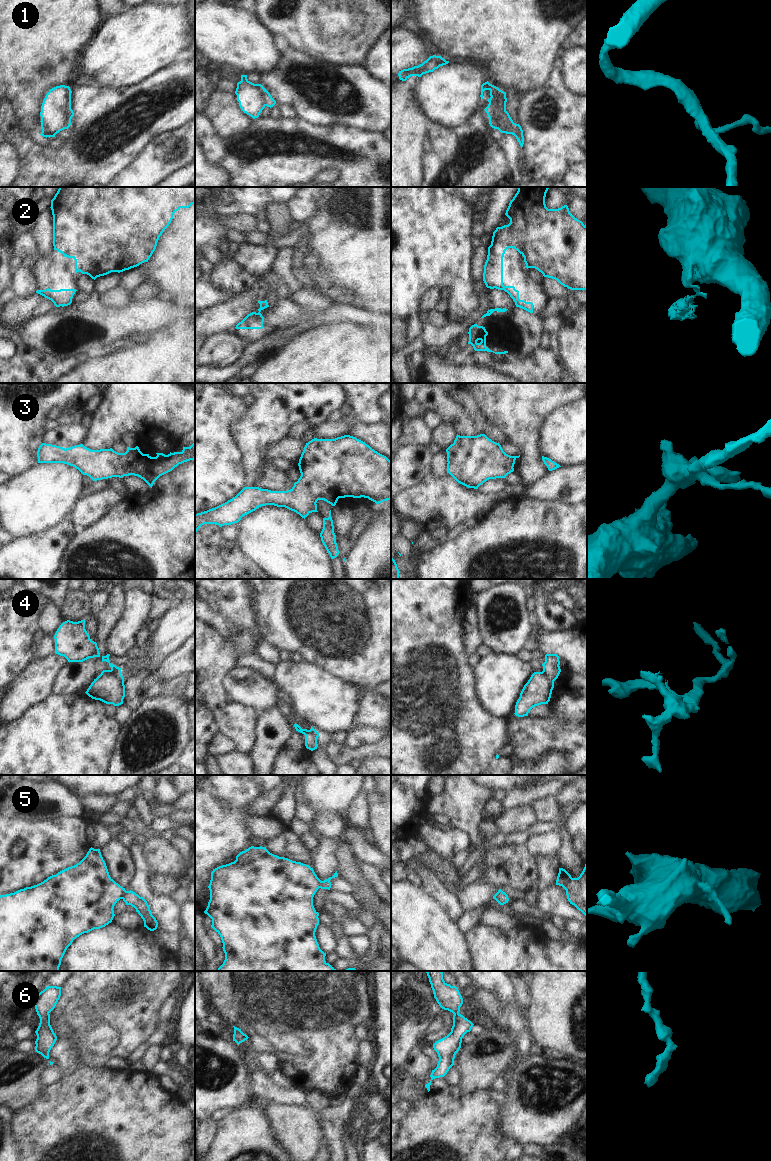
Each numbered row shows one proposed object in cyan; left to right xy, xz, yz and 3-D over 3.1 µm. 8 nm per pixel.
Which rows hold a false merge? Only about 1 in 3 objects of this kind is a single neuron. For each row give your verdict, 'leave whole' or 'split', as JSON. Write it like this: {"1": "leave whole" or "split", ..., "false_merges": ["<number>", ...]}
{"1": "split", "2": "split", "3": "split", "4": "split", "5": "split", "6": "leave whole", "false_merges": ["1", "2", "3", "4", "5"]}

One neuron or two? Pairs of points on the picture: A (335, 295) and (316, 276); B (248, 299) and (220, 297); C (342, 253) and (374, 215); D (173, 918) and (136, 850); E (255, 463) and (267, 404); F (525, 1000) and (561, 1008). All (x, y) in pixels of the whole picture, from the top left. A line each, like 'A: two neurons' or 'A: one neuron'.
A: one neuron
B: two neurons
C: one neuron
D: one neuron
E: one neuron
F: two neurons

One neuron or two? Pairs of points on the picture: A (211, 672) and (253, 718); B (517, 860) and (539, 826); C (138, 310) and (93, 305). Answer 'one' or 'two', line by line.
A: one
B: two
C: one

